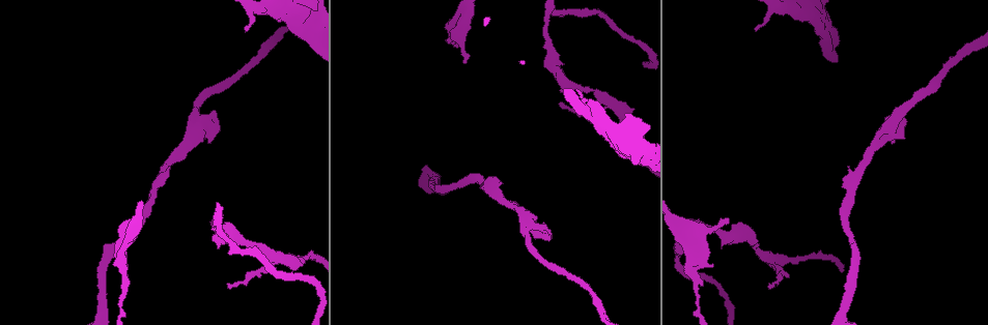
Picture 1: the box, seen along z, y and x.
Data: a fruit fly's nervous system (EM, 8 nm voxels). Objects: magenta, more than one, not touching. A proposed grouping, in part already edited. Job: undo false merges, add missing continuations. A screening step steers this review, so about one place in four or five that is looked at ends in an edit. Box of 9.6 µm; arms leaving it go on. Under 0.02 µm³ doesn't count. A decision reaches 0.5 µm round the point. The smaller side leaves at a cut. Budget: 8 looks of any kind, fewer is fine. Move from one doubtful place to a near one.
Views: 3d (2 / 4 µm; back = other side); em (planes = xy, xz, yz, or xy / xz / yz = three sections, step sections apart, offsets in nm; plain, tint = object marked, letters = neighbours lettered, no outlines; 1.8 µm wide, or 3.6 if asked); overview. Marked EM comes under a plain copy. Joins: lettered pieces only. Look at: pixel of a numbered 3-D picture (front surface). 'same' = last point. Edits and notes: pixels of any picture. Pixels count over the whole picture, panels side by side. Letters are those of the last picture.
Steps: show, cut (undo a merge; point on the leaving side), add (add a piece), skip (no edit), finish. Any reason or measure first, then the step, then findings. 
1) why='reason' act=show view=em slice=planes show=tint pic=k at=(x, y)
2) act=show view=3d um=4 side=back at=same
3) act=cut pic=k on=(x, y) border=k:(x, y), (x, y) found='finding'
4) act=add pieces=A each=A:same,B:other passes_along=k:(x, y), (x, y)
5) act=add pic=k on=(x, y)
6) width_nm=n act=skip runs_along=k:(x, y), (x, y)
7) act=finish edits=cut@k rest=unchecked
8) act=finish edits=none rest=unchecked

why='branch stops here' act=show view=3d um=2 pic=1 at=(213, 110)

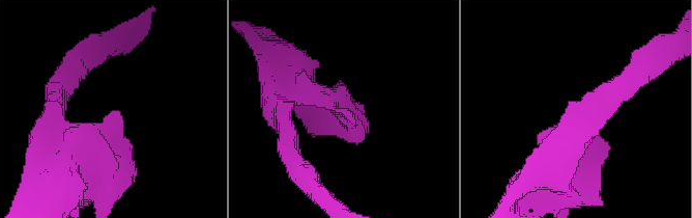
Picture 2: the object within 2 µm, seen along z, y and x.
why='shape alone is not enough' act=show view=em slice=xy step=16 show=letters pic=2 at=(116, 113)

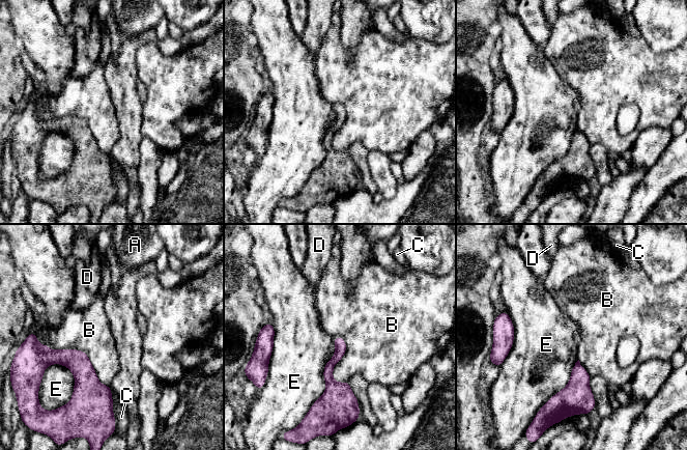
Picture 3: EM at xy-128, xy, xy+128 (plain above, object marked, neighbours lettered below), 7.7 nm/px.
act=show view=em slice=planes show=letters at=same

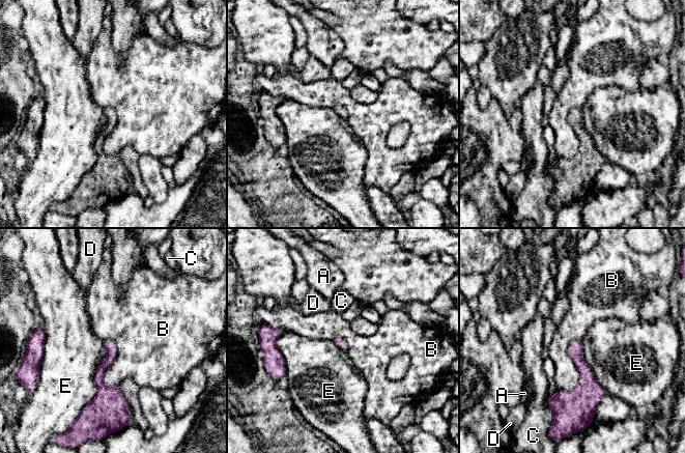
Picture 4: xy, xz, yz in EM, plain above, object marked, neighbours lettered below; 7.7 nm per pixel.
act=skip each=A:other,B:other,C:other,D:other,E:other runs_along=4:(109, 342), (100, 371), (106, 406) found='no lettered piece goes on from it'

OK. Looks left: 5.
why='touches itself' act=show view=em slice=planes show=letters pic=1 at=(315, 28)

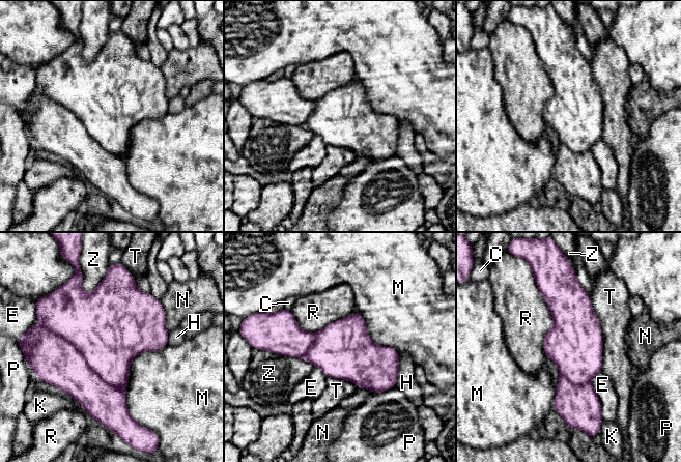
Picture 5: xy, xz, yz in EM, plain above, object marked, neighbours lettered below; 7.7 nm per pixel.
width_nm=440 longest_contact=M:650nm act=cut pic=5 on=(55, 361) each=C:other,E:other,H:other,K:other,M:other,N:other,P:other,R:other,T:other,Z:other found='two neurons meet here'

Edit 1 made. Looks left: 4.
why='an open end' act=show view=em slice=xz step=4 show=tint pic=1 at=(456, 48)

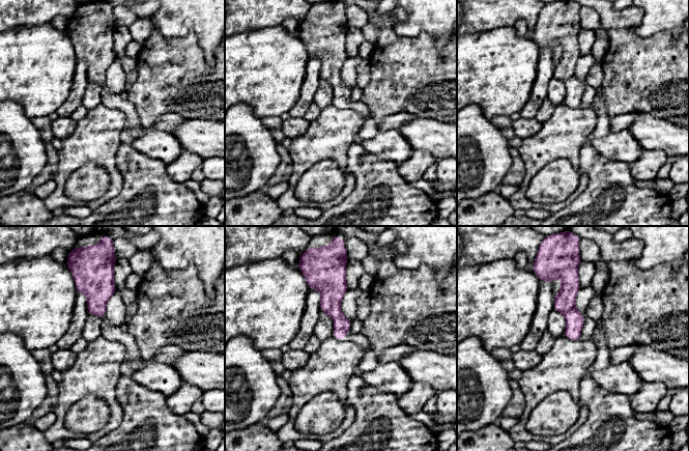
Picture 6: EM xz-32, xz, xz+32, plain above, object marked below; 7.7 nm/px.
act=show view=em slice=planes show=letters at=same

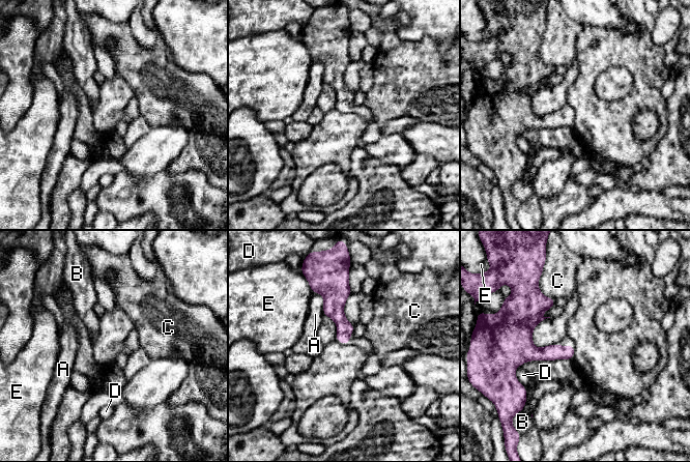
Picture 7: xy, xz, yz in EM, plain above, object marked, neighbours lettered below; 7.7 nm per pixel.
width_nm=120 act=skip each=A:other,B:other,C:other,D:other,E:other found='none of them fits'

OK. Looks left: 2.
act=finish edits=cut@5 rest=unchecked

